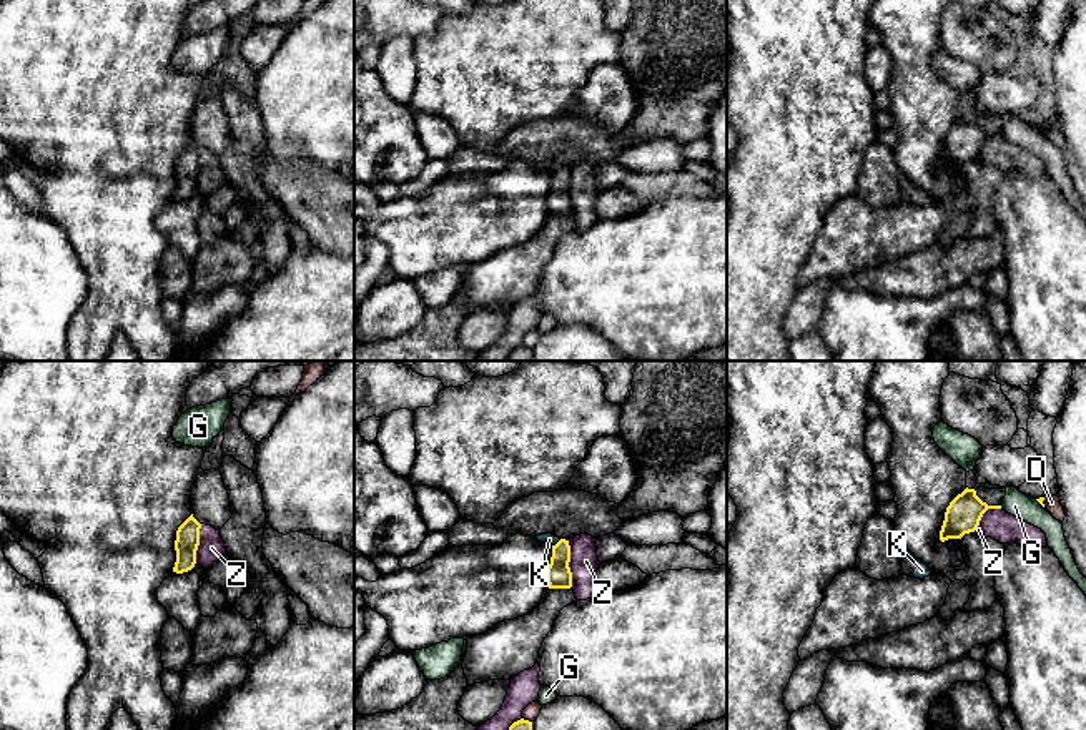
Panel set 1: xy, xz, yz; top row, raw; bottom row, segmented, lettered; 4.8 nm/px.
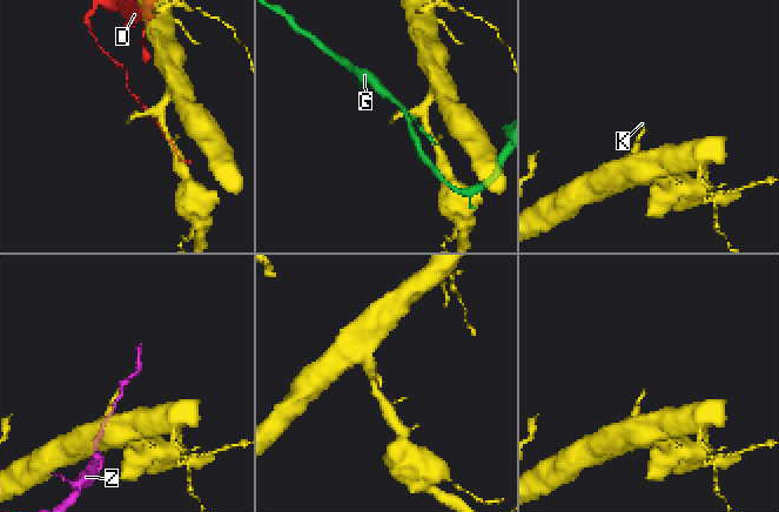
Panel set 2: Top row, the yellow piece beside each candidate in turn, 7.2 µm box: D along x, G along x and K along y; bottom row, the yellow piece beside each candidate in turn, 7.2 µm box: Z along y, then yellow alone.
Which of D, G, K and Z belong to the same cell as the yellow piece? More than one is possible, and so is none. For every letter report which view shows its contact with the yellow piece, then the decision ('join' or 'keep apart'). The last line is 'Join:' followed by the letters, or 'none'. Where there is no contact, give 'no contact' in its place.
D: xz | keep apart
G: yz | keep apart
K: xz | join
Z: xz | keep apart
Join: K

